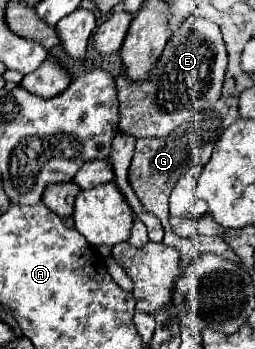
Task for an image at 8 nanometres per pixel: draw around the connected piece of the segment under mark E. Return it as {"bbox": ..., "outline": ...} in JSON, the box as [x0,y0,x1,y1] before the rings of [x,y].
{"bbox":[116,17,228,137],"outline":[[[194,17],[194,25],[192,25],[192,31],[188,37],[188,19],[186,19],[186,23],[182,23],[172,33],[160,59],[156,61],[156,67],[150,71],[150,75],[144,81],[134,83],[132,79],[126,77],[124,71],[116,79],[118,99],[120,99],[120,131],[134,135],[134,137],[166,137],[170,131],[174,131],[182,123],[190,121],[192,113],[196,113],[202,107],[210,107],[210,105],[214,105],[214,101],[218,101],[222,83],[224,83],[226,63],[228,63],[228,57],[226,57],[226,47],[222,41],[220,27],[208,19]]]}

